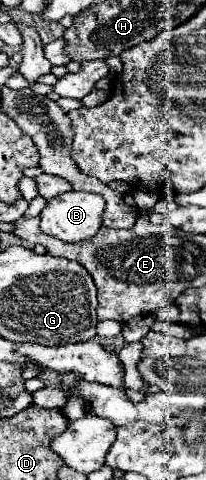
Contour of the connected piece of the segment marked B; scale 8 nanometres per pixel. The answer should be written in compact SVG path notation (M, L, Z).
M69 191L49 199L41 211L41 231L73 243L93 237L101 227L105 199L97 193Z

